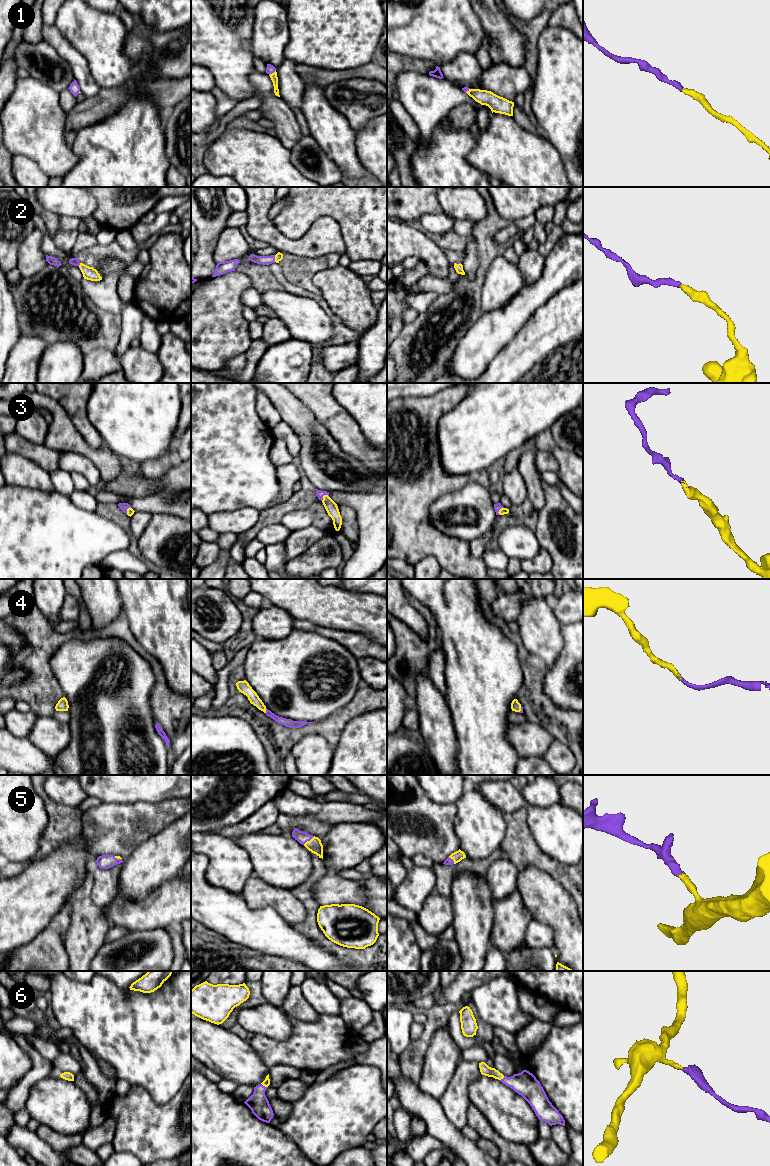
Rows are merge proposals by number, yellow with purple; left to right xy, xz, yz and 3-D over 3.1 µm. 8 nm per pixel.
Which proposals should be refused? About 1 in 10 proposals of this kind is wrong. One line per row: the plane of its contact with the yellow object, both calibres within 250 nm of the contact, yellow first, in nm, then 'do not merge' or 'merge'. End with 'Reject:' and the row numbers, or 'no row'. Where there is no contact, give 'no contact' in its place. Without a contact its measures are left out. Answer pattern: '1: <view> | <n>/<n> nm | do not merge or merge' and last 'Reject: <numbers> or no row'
1: xz | 60/70 nm | merge
2: xz | 60/80 nm | merge
3: xz | 100/60 nm | merge
4: xz | 90/70 nm | merge
5: xz | 110/100 nm | merge
6: xz | 60/160 nm | merge
Reject: no row

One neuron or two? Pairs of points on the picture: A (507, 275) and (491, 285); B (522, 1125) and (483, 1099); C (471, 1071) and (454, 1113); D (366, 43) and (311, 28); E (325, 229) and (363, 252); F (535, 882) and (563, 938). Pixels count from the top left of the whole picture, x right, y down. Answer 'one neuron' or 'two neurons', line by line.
A: one neuron
B: one neuron
C: one neuron
D: one neuron
E: two neurons
F: one neuron

